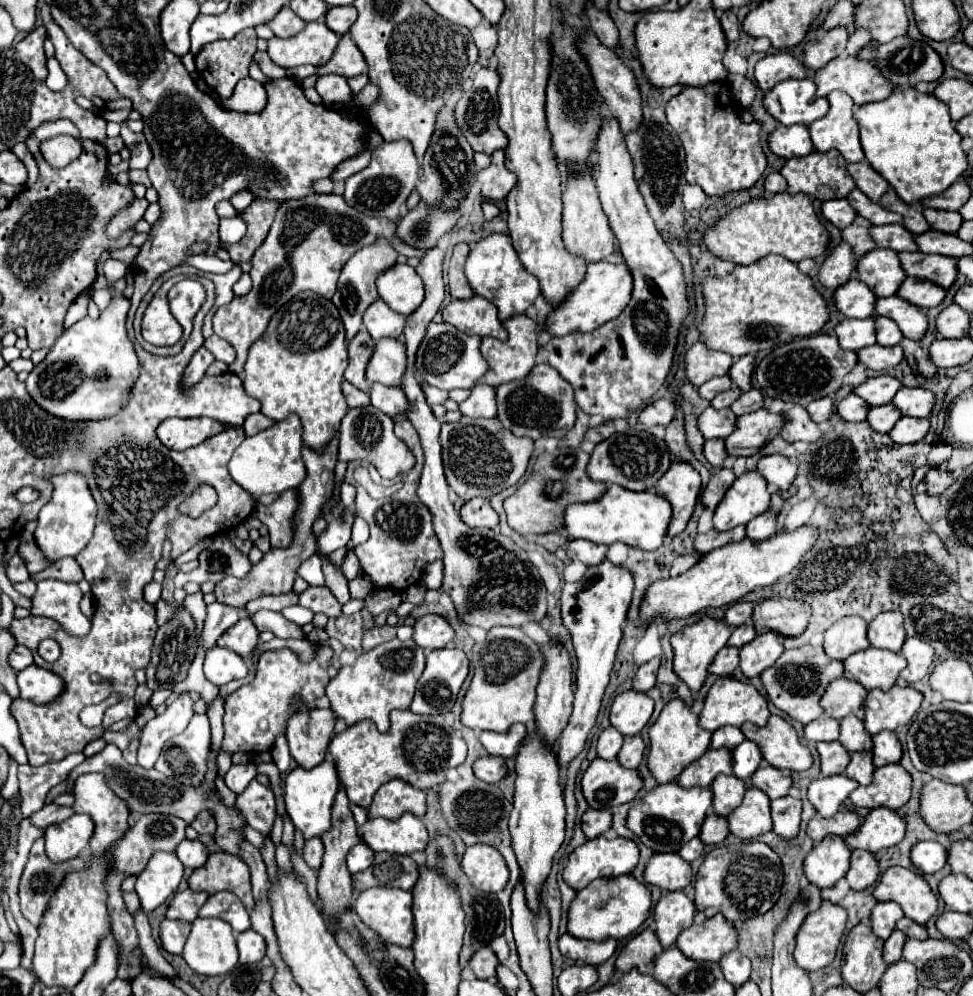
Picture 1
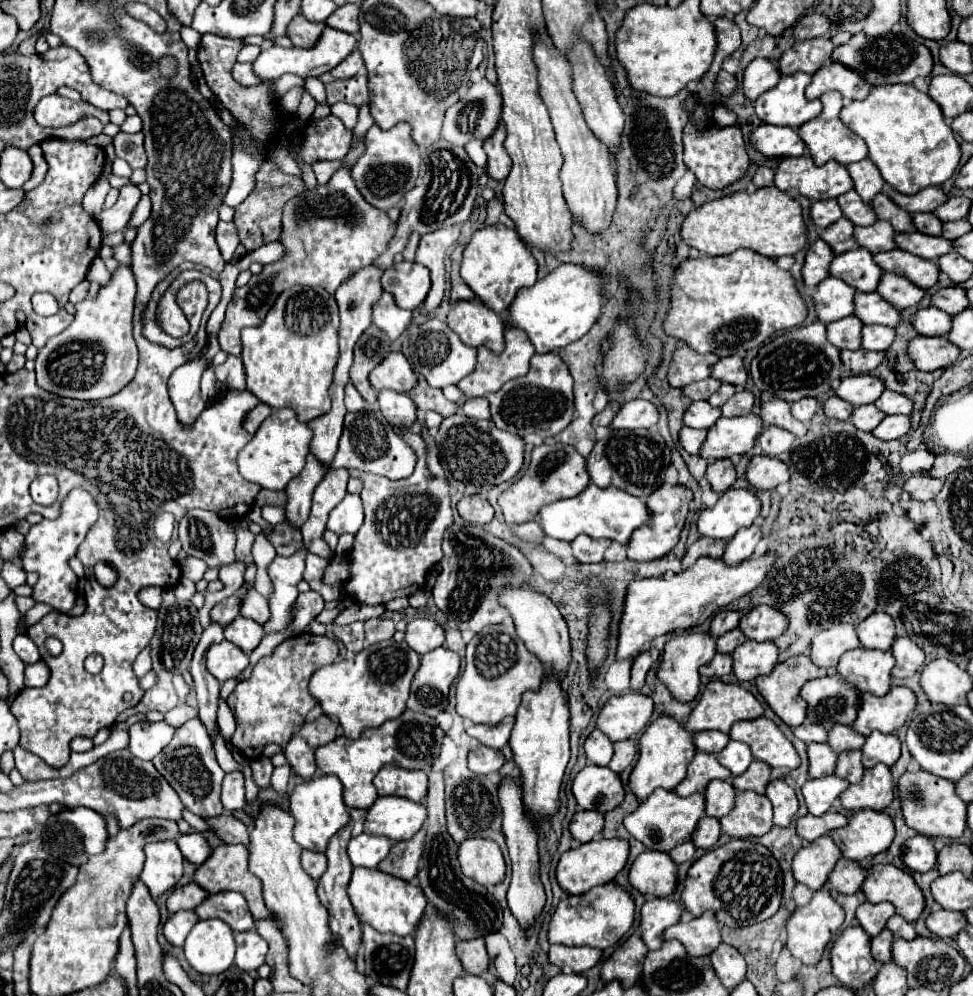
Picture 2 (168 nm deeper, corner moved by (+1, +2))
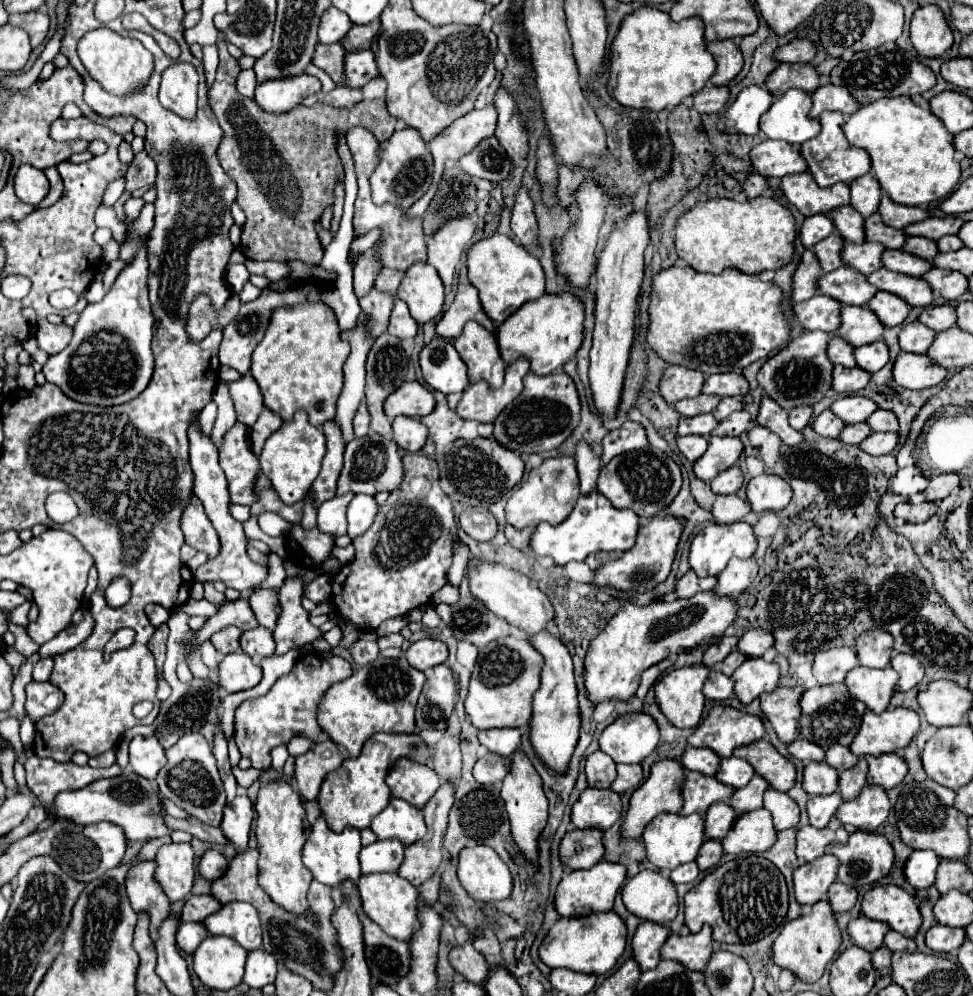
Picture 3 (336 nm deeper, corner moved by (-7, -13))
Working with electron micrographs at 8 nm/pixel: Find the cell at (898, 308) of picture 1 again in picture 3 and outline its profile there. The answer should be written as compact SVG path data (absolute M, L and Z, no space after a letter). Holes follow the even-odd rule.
M844 306L842 308L842 326L834 332L834 336L842 336L854 346L872 344L874 340L880 340L886 326L878 322L878 318L868 312L868 308L860 306Z

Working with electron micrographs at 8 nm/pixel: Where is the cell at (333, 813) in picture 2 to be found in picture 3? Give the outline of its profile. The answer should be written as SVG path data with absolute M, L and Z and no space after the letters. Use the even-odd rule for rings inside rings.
M320 814L316 818L316 822L312 824L312 830L310 830L310 836L302 848L302 860L304 860L304 866L312 872L312 876L322 882L322 884L328 884L328 886L338 886L342 880L352 880L352 882L358 882L360 878L360 864L358 864L358 852L360 852L360 830L356 828L346 828L344 832L334 832L324 814Z

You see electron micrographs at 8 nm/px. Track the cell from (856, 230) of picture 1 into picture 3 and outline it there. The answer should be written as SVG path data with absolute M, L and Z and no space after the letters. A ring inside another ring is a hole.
M832 234L832 236L820 240L820 242L814 246L814 252L816 252L816 256L820 258L820 266L822 266L824 272L832 272L832 270L844 266L842 248L844 248L844 240L842 240L842 236L838 236L838 234Z

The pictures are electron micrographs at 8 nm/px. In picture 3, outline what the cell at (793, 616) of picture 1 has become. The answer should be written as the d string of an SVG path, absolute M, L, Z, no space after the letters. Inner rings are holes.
M756 628L756 630L748 630L740 640L738 640L738 650L744 652L748 658L760 658L768 648L772 648L774 644L774 636L770 636L770 632Z

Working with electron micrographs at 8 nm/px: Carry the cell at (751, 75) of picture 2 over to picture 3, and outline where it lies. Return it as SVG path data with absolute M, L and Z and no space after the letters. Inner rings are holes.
M750 84L738 94L734 104L720 118L718 128L724 132L758 134L758 120L770 108L772 102L774 96L770 96L768 88Z

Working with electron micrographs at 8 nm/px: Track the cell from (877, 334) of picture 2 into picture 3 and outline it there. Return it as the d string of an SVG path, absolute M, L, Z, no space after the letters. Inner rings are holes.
M876 340L872 344L856 348L854 356L856 356L858 366L872 372L872 374L878 372L880 368L884 368L886 362L890 360L890 352L888 352L888 346L884 340Z

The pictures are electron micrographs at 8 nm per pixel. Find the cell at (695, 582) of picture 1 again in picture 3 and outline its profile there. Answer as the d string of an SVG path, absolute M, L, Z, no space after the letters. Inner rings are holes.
M712 590L700 592L692 598L676 598L672 602L656 600L648 606L624 604L614 616L606 632L592 640L586 654L586 690L594 702L602 702L606 698L628 700L638 684L640 676L646 668L658 664L670 652L678 652L680 648L690 650L702 644L708 644L712 638L720 638L726 628L734 622L738 614L738 602L730 596L718 596Z

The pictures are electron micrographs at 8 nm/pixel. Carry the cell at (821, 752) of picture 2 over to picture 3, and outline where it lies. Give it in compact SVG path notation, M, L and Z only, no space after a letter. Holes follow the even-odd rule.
M808 762L804 768L804 782L802 788L810 794L832 794L838 790L838 772L830 768L830 764L822 762Z

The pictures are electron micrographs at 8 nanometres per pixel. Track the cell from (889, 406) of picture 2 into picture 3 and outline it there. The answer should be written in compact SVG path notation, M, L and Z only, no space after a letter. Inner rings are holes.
M876 410L868 420L870 428L874 432L898 432L900 424L898 424L898 416L892 410Z

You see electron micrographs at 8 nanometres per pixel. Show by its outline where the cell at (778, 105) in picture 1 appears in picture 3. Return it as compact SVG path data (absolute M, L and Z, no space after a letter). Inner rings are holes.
M798 88L786 92L782 98L776 98L768 112L760 118L760 130L766 138L784 140L790 144L802 144L820 134L820 122L810 118L812 94L798 92Z

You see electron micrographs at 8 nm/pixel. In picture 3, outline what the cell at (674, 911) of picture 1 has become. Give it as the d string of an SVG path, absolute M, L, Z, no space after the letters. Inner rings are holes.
M642 922L632 938L632 950L634 958L642 966L642 970L656 968L660 962L660 946L668 940L672 930L664 924L652 924L652 922Z

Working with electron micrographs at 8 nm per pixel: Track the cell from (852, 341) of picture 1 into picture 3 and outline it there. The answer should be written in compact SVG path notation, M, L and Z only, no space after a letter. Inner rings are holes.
M832 336L828 342L828 358L832 364L842 364L848 368L856 366L854 346L846 344L846 340L838 340L838 336Z

